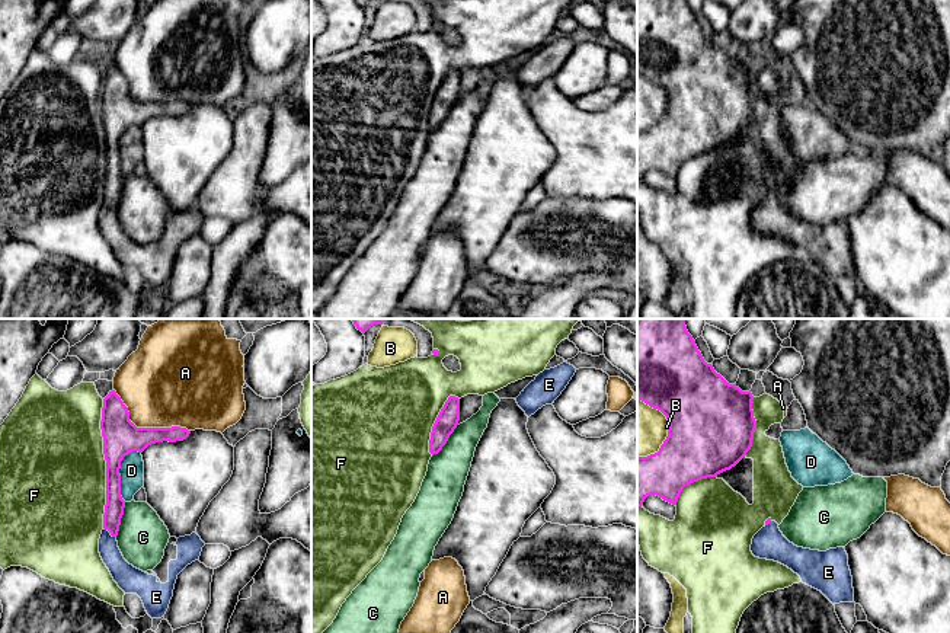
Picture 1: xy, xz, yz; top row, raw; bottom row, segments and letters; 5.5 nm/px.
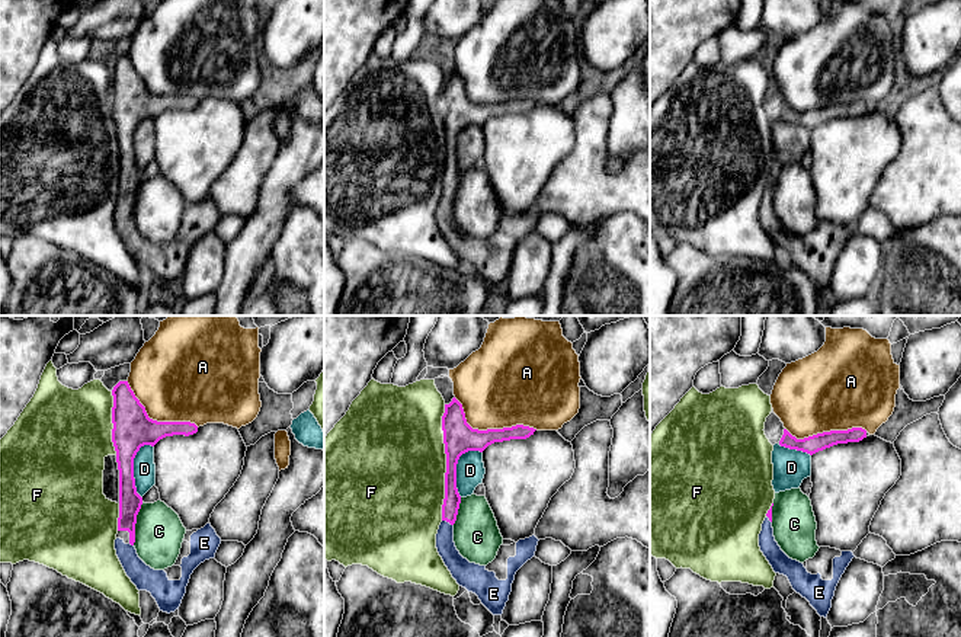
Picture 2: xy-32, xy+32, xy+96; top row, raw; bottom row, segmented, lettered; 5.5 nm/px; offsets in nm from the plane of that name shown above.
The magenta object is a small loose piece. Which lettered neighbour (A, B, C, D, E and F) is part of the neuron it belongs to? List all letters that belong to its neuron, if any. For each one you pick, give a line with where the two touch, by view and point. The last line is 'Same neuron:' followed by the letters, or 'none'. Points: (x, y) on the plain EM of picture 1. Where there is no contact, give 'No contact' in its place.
E: Touches magenta at xy (109, 205)
Same neuron: E

